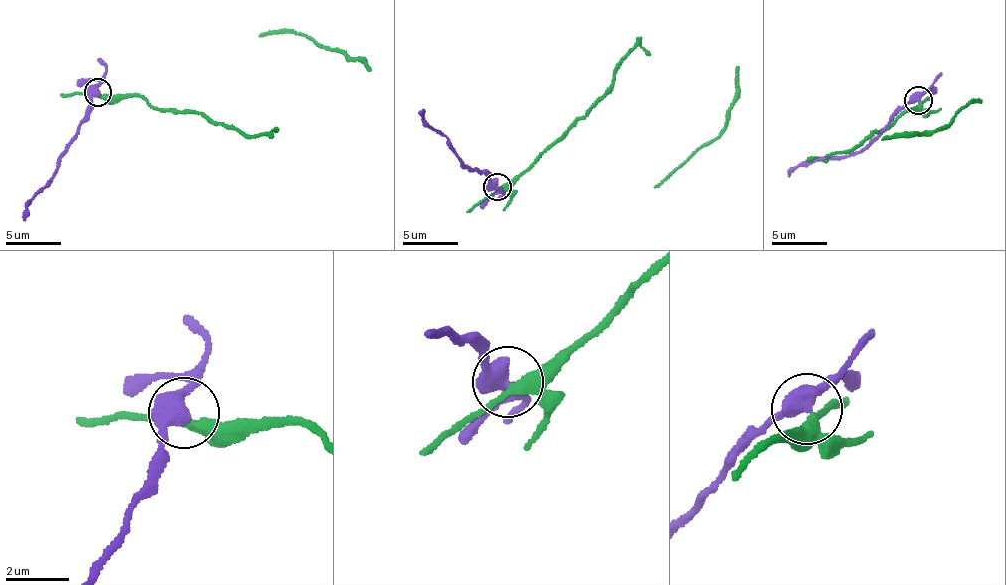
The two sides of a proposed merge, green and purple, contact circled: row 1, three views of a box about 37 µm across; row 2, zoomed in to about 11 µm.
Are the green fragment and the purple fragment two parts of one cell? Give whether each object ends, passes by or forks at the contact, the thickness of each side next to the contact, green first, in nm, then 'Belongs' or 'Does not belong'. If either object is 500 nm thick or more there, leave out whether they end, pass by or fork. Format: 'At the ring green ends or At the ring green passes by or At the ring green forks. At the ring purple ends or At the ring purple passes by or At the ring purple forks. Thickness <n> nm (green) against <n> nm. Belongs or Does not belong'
Thickness 300 nm (green) against 500 nm. Does not belong

